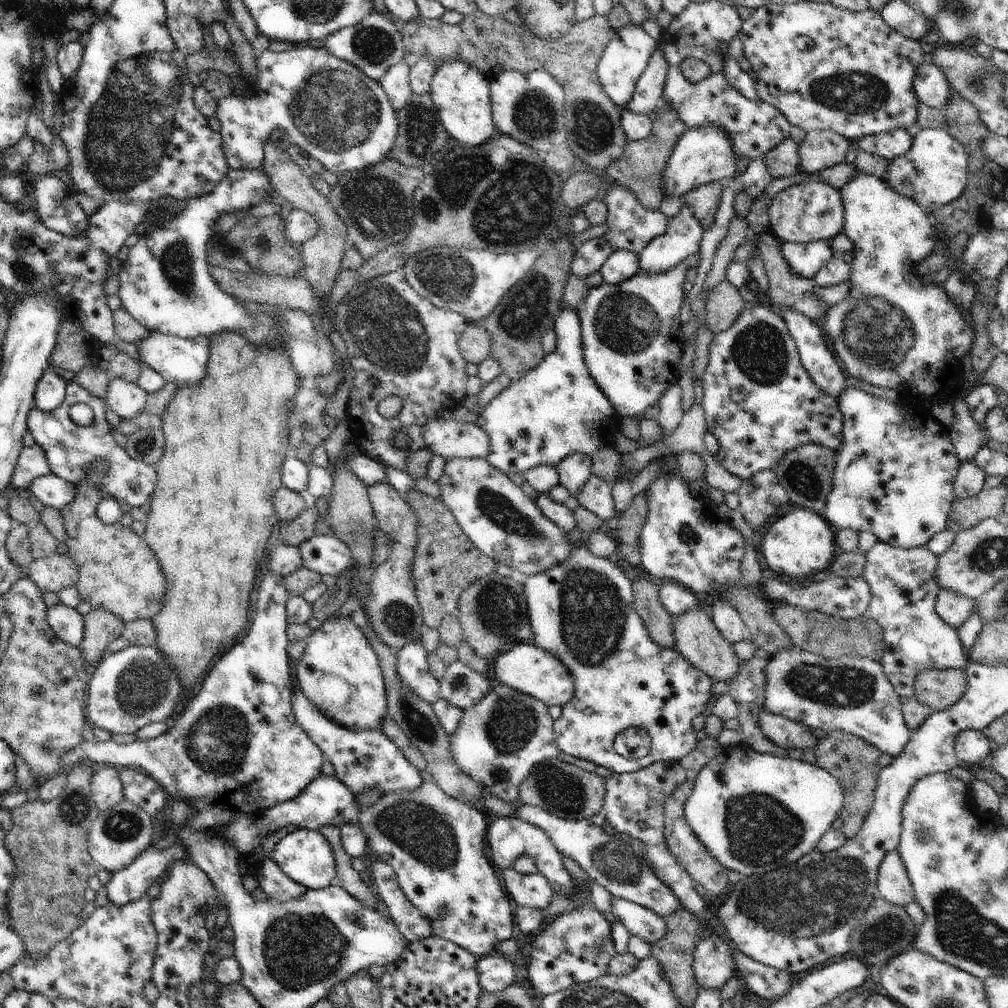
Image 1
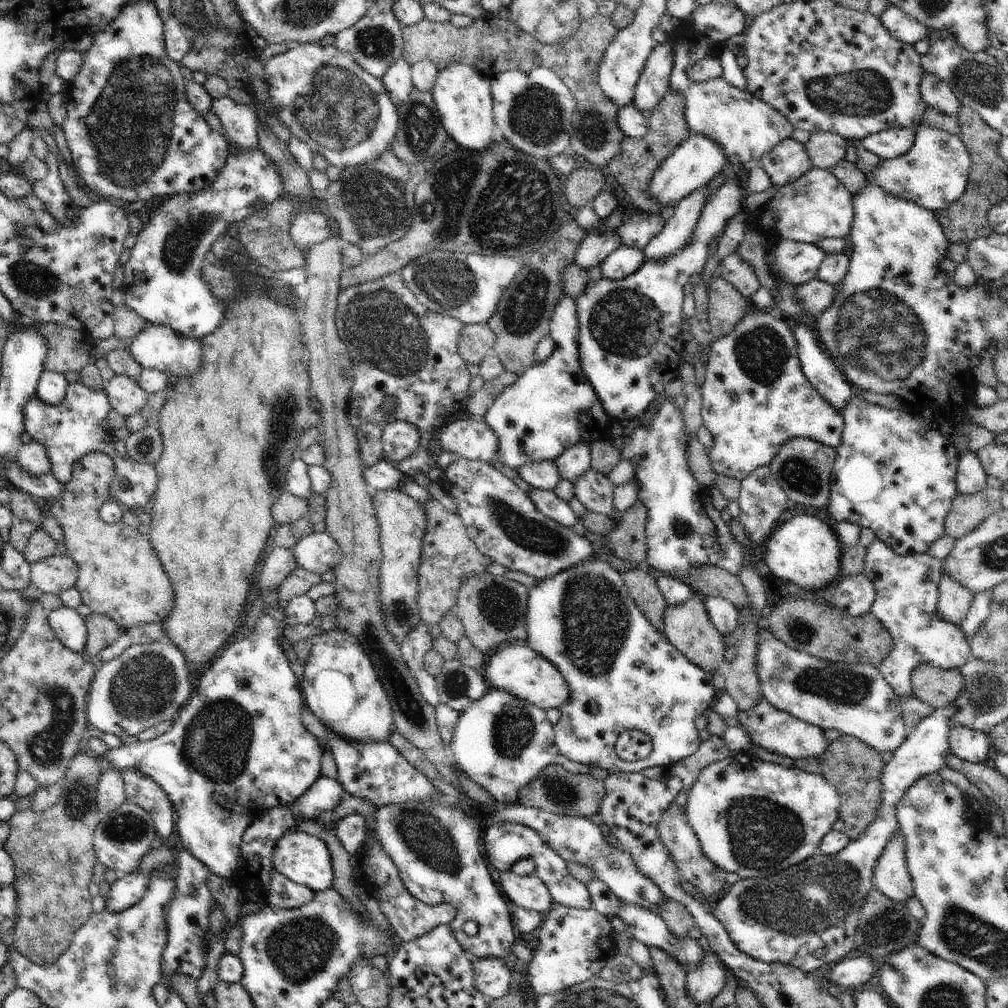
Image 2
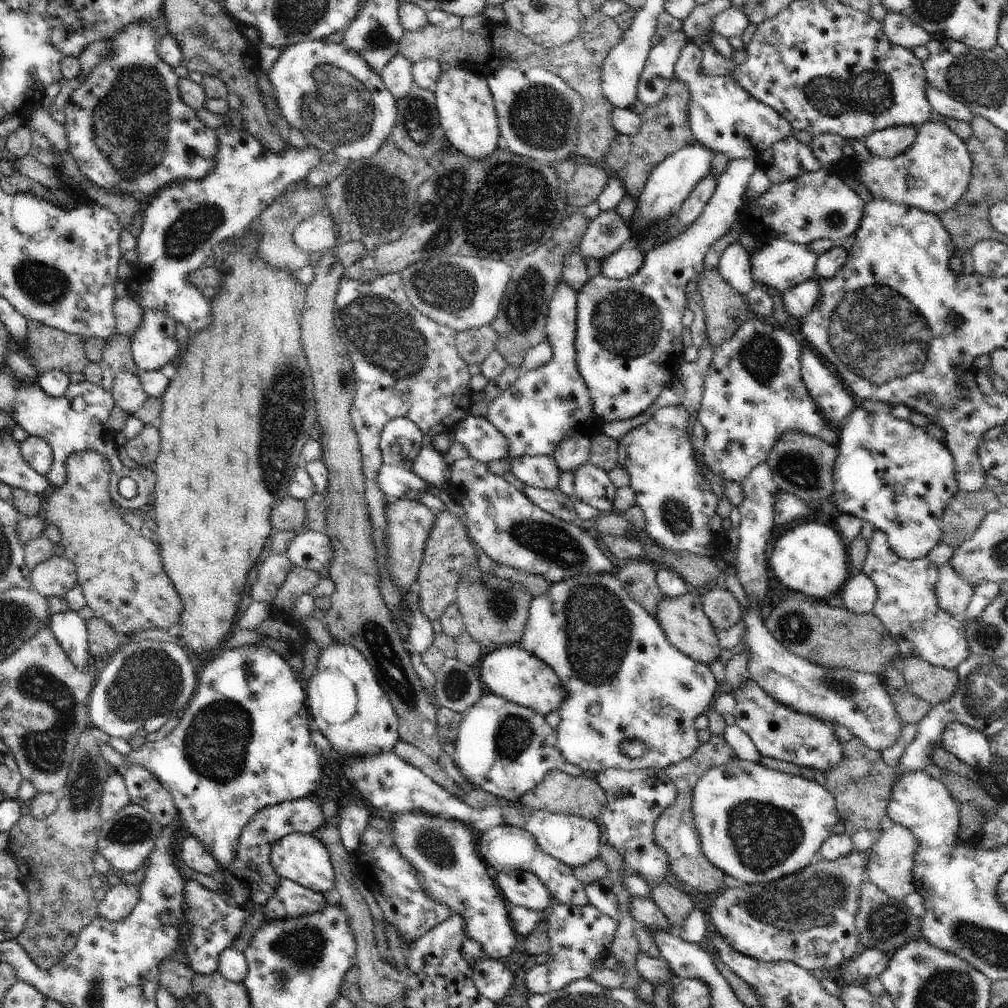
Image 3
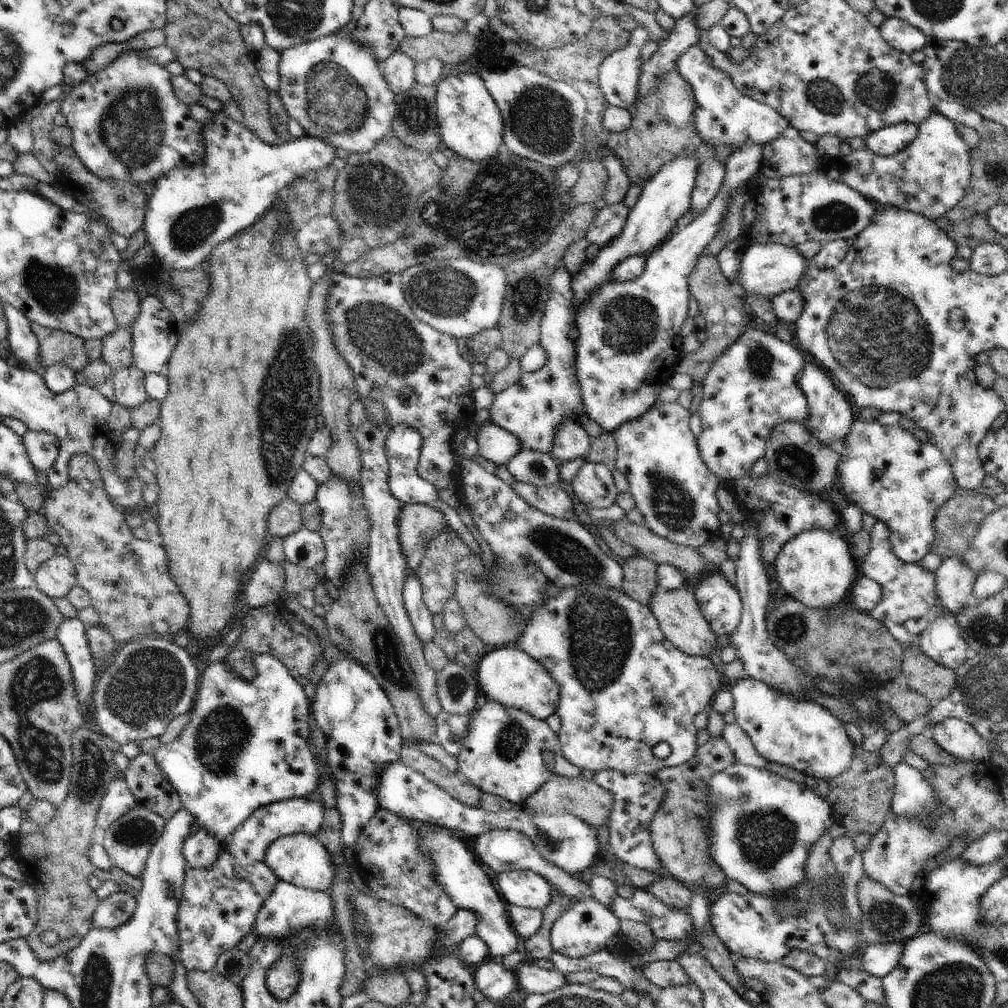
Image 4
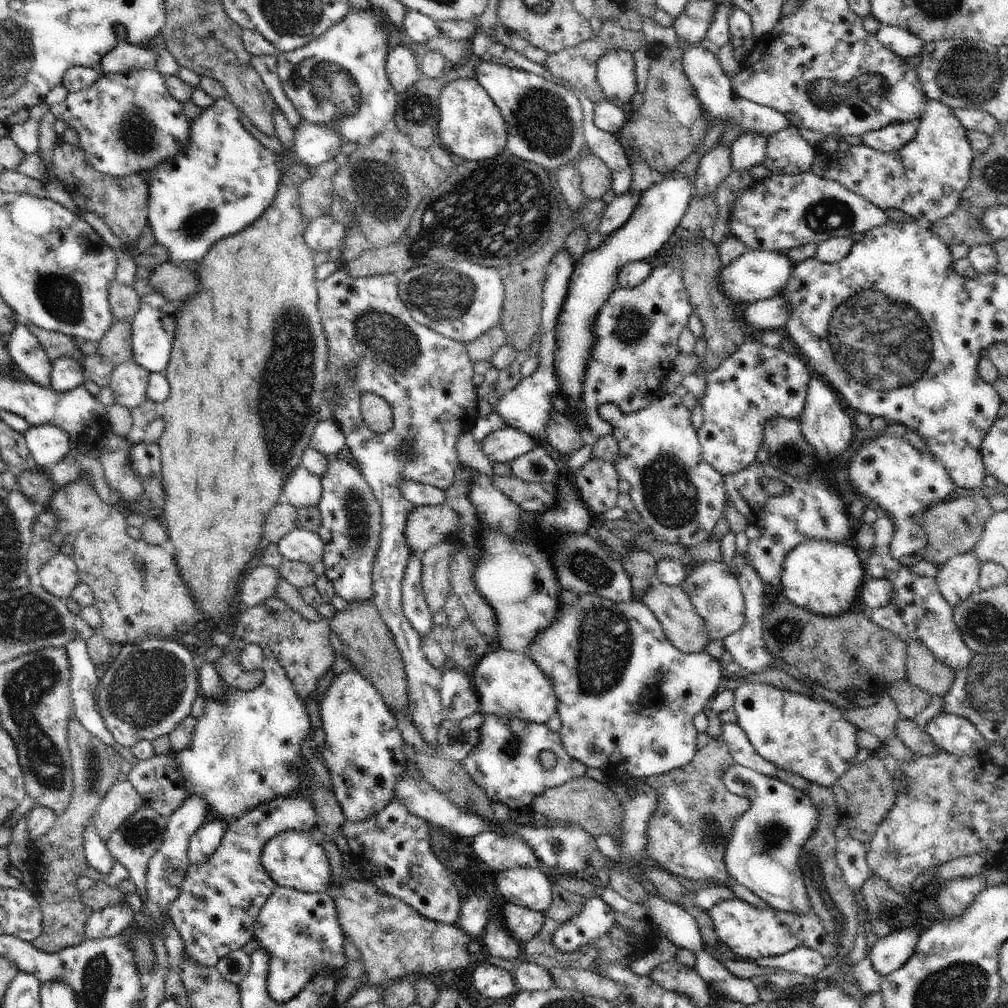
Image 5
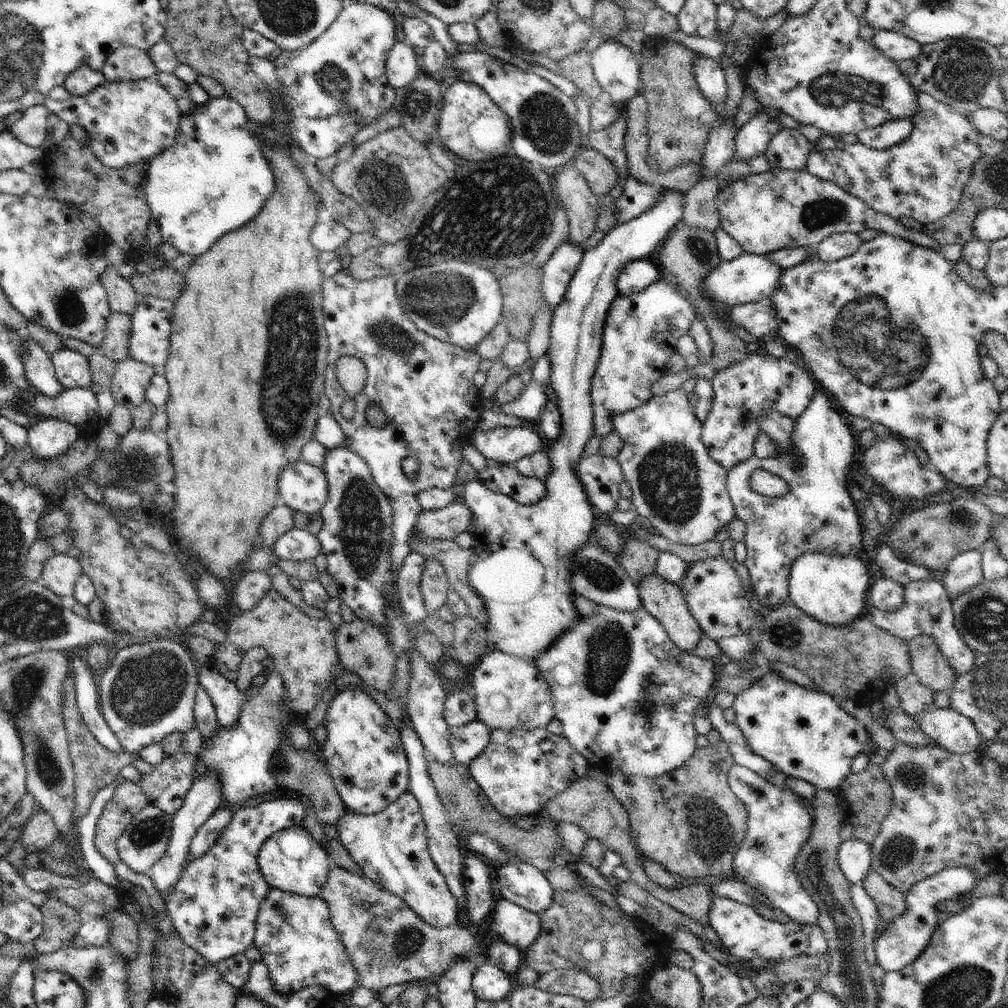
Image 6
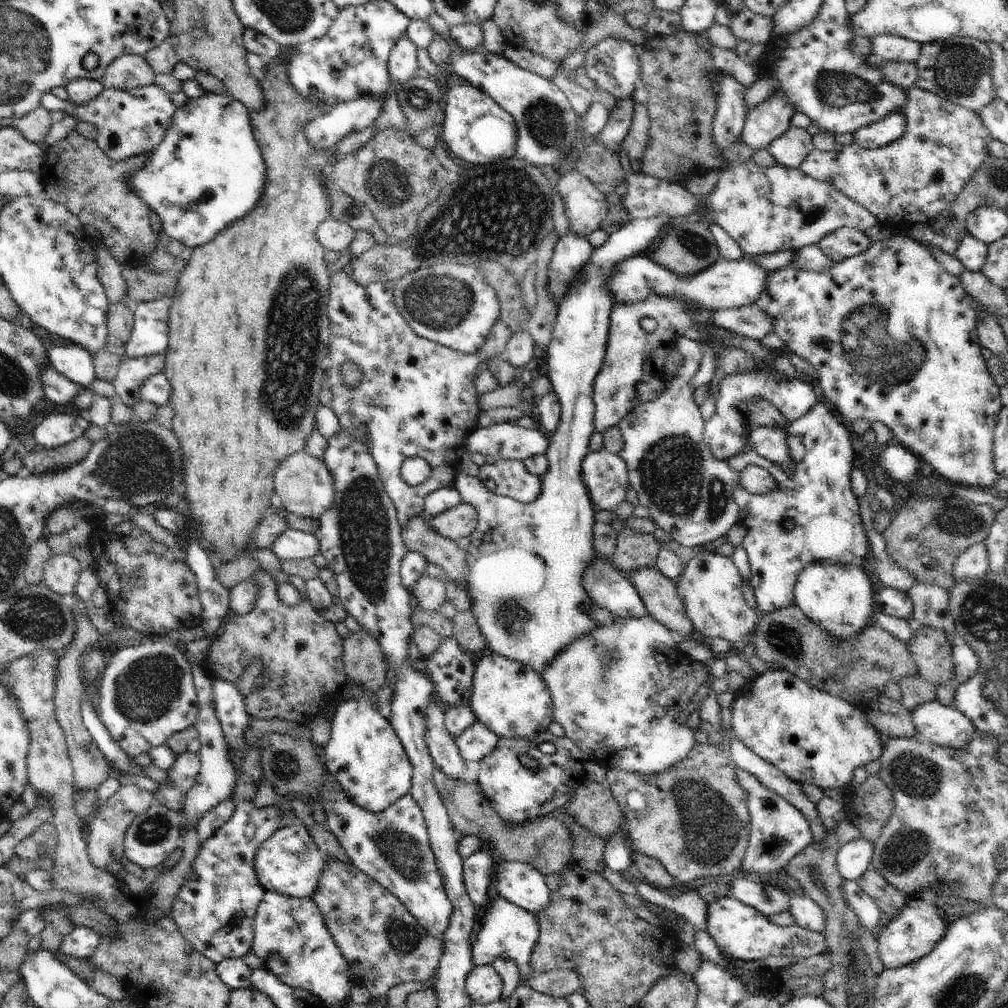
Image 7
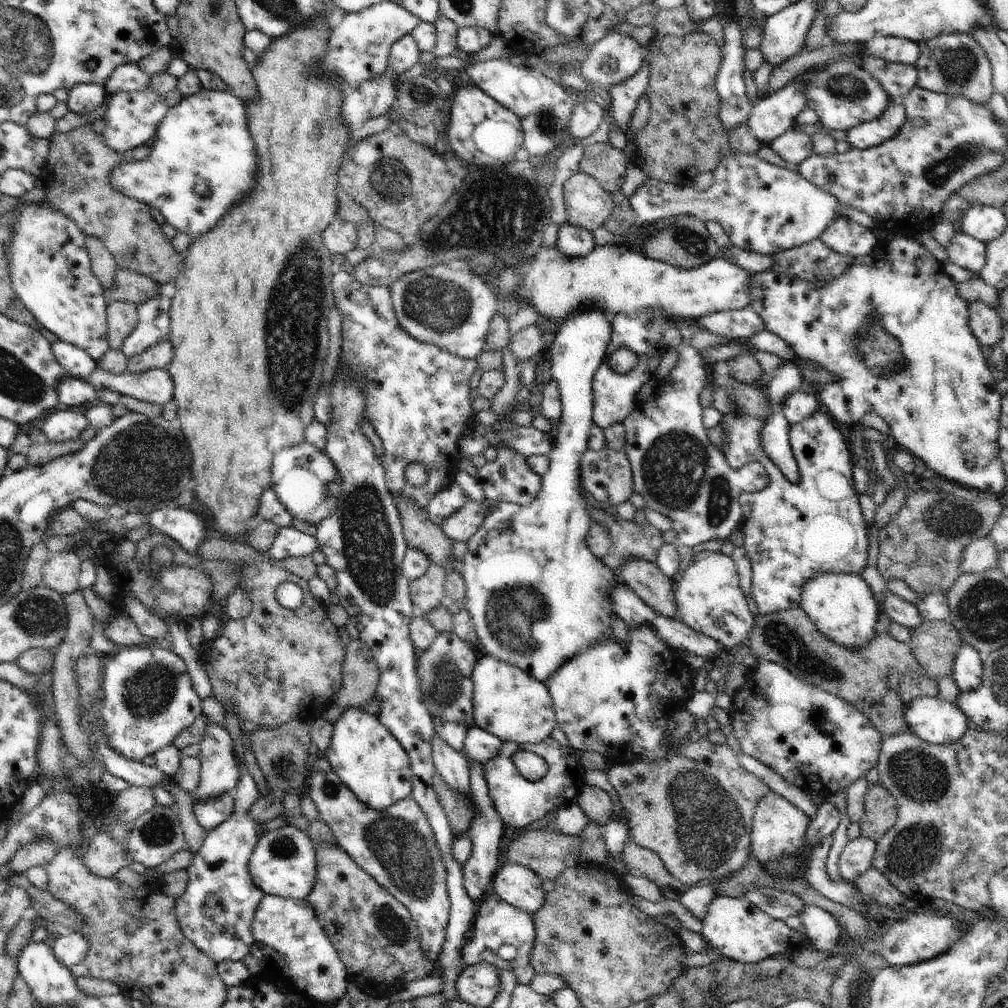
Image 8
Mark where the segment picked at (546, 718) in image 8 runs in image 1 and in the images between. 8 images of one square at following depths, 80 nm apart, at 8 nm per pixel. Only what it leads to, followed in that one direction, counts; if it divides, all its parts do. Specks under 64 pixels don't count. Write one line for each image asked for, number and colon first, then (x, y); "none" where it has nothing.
1: (528, 668)
2: (519, 670)
3: (508, 671)
4: (507, 675)
5: (507, 683)
6: (509, 692)
7: (510, 699)

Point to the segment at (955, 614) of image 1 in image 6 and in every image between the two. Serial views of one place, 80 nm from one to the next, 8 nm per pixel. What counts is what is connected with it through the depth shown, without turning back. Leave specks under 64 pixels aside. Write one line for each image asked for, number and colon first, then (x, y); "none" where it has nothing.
2: (954, 601)
3: (953, 590)
4: (954, 581)
5: (957, 578)
6: (965, 570)

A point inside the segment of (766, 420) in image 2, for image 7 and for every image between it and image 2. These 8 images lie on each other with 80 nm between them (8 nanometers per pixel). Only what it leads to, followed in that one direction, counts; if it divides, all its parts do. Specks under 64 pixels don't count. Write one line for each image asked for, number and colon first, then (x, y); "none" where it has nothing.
3: (753, 392)
4: (753, 385)
5: (756, 383)
6: (742, 391)
7: (727, 433)

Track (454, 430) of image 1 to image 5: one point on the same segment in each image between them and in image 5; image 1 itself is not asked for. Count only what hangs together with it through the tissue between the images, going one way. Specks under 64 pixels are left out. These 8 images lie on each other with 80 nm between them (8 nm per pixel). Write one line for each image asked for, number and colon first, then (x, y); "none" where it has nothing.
2: (472, 438)
3: (486, 443)
4: (499, 446)
5: (507, 444)

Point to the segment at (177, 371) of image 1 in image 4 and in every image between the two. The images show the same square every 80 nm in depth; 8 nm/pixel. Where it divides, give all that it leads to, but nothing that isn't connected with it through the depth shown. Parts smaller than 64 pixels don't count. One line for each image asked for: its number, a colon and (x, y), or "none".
2: (156, 348)
3: (153, 345)
4: (153, 336)

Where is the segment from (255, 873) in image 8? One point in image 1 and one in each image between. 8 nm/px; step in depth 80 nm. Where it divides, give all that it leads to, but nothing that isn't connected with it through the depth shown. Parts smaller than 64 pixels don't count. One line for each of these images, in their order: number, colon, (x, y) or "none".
1: (306, 856)
2: (304, 858)
3: (303, 859)
4: (302, 860)
5: (294, 859)
6: (291, 860)
7: (289, 862)

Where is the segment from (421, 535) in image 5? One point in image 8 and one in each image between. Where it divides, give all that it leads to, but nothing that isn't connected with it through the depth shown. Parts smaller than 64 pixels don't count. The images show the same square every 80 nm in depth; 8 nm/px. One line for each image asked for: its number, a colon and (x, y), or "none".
6: (446, 523)
7: (458, 522)
8: (462, 524)

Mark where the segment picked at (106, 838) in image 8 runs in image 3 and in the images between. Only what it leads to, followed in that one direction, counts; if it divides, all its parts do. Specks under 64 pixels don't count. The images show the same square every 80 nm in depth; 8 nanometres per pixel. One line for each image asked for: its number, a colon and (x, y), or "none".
3: (115, 797)
4: (118, 800)
5: (122, 800)
6: (129, 799)
7: (105, 844)

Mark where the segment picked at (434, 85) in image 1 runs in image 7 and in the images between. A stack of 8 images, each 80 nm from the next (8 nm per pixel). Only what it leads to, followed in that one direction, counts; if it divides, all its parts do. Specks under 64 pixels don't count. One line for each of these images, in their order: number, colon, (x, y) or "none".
2: (462, 95)
3: (467, 114)
4: (470, 124)
5: (471, 126)
6: (472, 127)
7: (477, 129)

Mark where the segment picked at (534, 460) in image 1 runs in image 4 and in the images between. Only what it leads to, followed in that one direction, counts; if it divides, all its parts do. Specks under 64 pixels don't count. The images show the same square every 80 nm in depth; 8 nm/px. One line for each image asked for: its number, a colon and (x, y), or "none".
2: (552, 406)
3: (545, 405)
4: (539, 402)

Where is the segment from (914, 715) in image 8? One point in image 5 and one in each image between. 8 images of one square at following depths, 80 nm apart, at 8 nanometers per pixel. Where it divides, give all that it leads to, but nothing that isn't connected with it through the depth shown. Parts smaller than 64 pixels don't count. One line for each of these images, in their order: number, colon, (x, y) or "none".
5: (955, 734)
6: (955, 732)
7: (946, 726)

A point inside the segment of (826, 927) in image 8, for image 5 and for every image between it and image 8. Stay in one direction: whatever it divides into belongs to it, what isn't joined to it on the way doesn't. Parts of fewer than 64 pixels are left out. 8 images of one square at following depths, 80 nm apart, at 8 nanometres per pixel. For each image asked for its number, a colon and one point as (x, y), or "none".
5: (764, 847)
6: (778, 825)
7: (807, 914)

